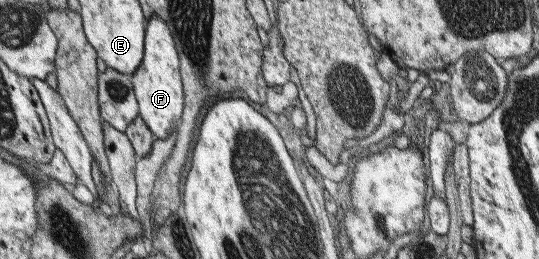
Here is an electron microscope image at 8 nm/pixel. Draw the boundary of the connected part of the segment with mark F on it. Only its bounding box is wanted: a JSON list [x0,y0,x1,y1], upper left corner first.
[132,17,183,140]

